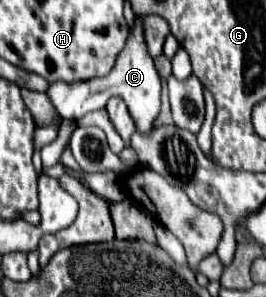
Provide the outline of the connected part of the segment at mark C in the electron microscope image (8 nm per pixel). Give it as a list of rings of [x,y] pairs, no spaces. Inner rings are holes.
[[[135,17],[135,27],[129,31],[129,39],[121,55],[117,57],[117,63],[113,71],[107,77],[97,77],[83,83],[51,83],[47,89],[47,97],[51,99],[51,105],[55,107],[55,113],[61,119],[81,119],[89,111],[103,109],[109,97],[119,97],[125,101],[131,119],[135,119],[135,131],[141,135],[149,135],[153,131],[155,119],[161,111],[161,79],[155,71],[155,65],[151,57],[147,55],[147,47],[143,43],[143,29],[141,29],[141,17]]]

